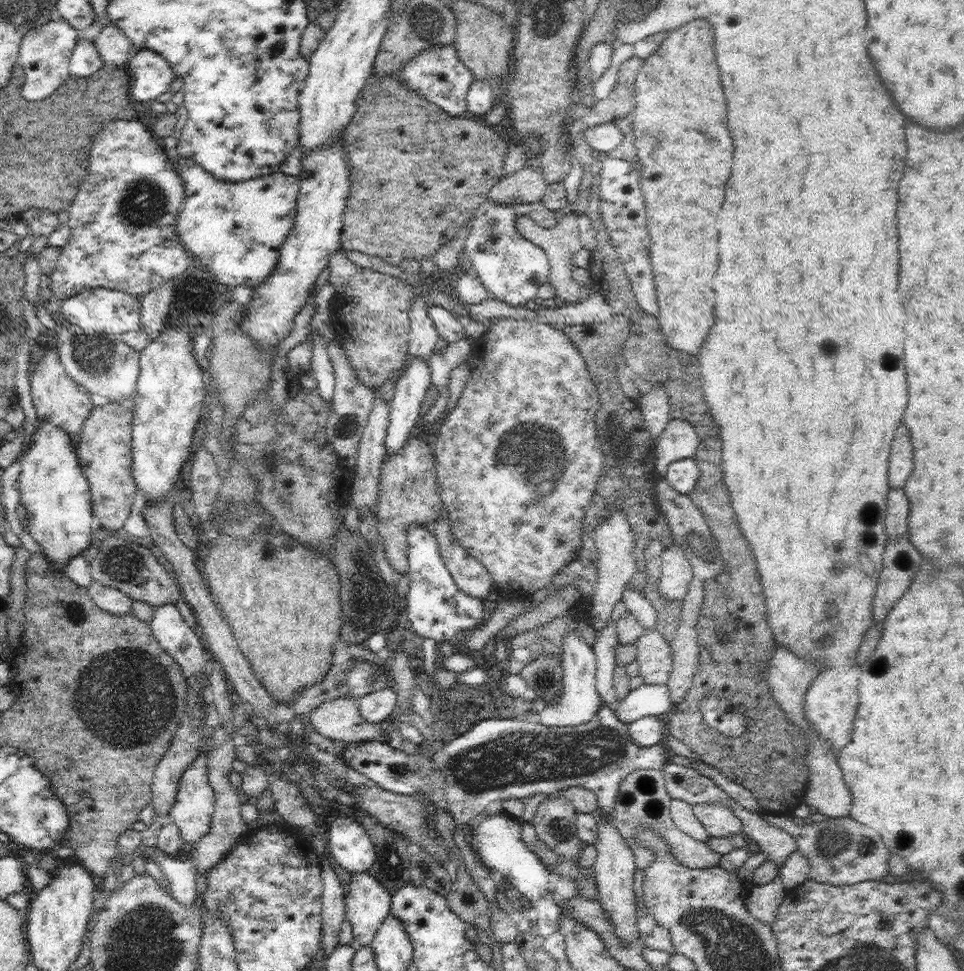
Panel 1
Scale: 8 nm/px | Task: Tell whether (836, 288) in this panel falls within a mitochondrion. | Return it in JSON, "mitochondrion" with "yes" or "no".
{"mitochondrion":"no"}

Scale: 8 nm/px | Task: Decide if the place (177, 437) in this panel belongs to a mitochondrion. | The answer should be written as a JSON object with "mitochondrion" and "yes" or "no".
{"mitochondrion":"no"}

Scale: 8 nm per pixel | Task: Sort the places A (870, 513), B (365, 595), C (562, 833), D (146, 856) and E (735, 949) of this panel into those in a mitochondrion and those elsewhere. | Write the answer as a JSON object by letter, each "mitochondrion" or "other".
{"A":"mitochondrion","B":"mitochondrion","C":"mitochondrion","D":"other","E":"mitochondrion"}

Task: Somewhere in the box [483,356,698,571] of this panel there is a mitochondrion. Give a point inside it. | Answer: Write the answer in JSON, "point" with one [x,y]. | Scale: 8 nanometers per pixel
{"point":[542,444]}

